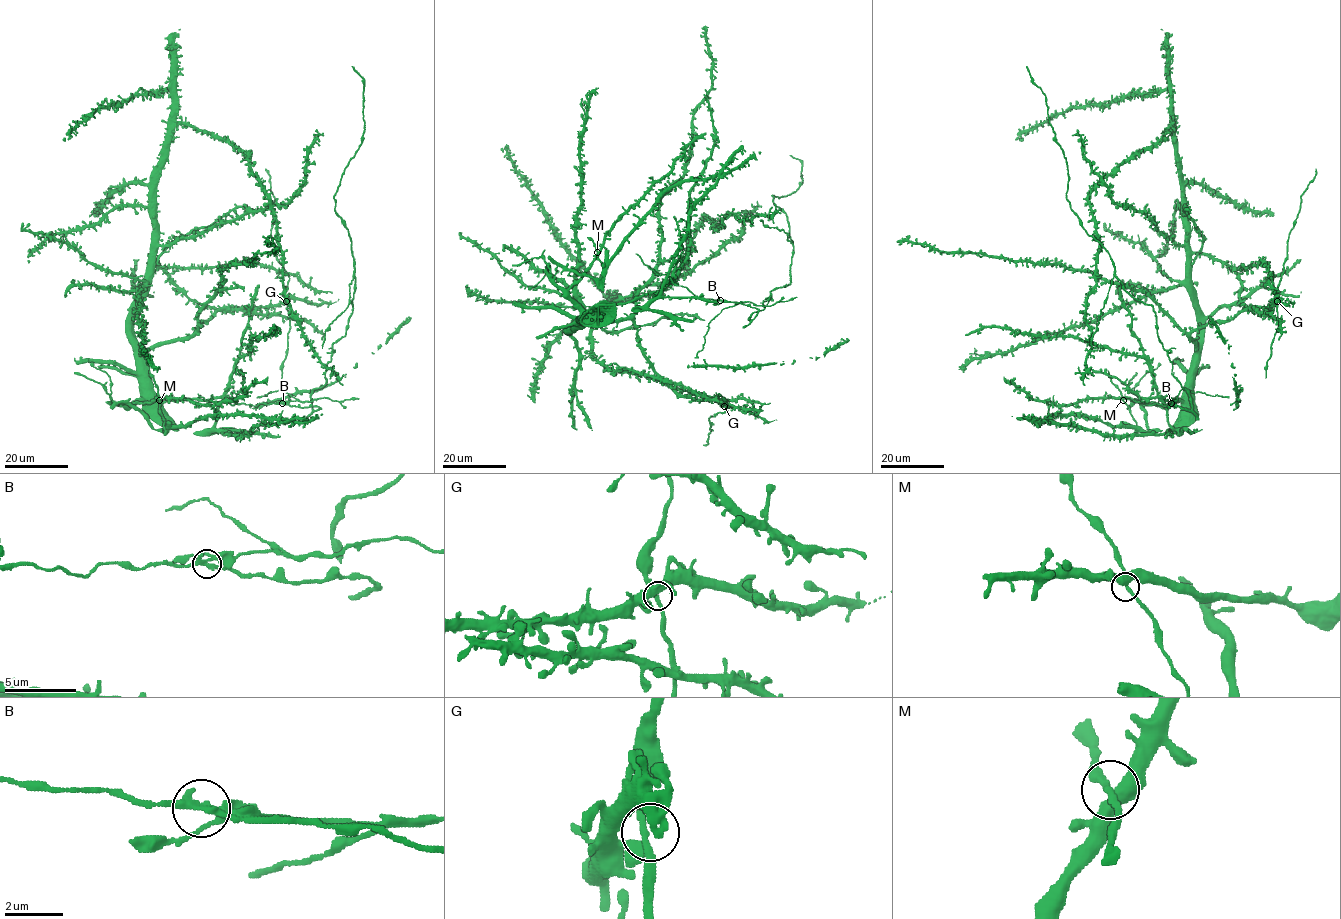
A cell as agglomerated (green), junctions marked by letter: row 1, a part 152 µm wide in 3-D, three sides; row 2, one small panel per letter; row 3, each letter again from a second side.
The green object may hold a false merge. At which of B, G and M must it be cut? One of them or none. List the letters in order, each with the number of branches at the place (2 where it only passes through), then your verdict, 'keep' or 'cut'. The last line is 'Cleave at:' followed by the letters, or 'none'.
B: branches 3; cut
G: branches 3; keep
M: branches 3; keep
Cleave at: B

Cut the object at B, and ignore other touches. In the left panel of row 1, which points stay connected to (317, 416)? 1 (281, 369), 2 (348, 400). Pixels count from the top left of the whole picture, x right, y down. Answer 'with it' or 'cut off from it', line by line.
1: with it
2: cut off from it

